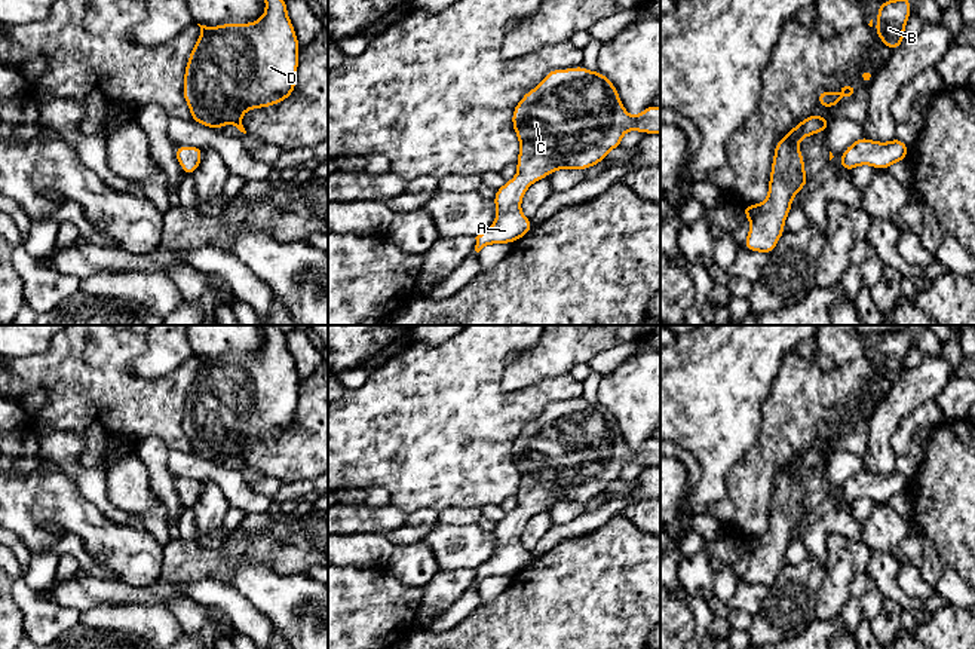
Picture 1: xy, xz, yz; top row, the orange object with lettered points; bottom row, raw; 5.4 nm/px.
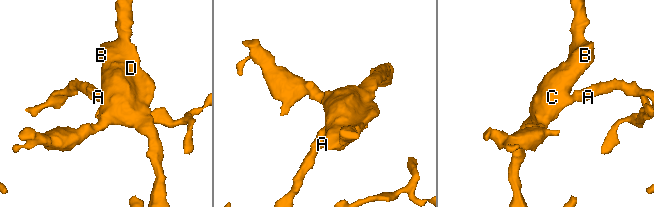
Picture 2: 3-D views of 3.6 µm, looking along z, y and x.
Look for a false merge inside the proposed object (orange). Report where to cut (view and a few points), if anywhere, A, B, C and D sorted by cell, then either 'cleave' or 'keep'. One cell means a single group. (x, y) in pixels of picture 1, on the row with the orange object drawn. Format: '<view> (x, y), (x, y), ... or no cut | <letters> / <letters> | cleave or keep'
no cut | A B C D | keep

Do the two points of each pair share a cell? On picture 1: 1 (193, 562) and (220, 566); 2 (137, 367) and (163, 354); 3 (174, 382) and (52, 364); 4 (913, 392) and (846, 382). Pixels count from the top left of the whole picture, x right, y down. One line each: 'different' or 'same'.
1: same
2: same
3: same
4: different

